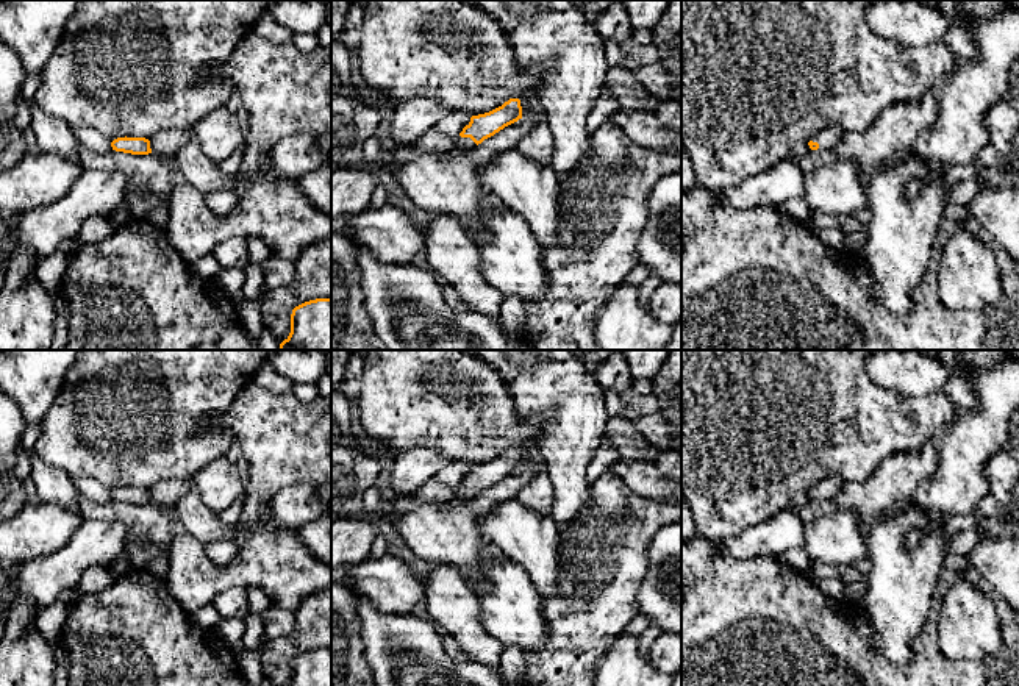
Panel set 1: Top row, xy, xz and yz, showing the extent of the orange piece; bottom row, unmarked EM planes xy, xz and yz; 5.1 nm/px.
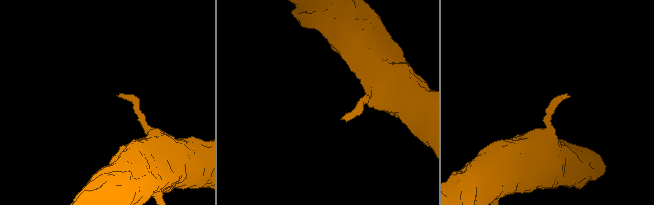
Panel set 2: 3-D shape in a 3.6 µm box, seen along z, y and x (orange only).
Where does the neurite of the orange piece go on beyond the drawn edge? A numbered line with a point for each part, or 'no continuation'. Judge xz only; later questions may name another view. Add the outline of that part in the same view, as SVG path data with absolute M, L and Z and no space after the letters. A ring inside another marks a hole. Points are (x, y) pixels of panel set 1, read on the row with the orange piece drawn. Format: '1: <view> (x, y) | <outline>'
1: xz (464, 144) | M461 138L456 144L455 148L452 148L449 153L452 156L458 156L461 155L463 152L467 152L470 148L474 148L477 144L470 139L470 138Z

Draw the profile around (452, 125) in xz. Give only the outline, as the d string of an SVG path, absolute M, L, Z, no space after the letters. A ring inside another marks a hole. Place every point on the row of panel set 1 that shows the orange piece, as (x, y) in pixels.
M450 113L444 117L434 130L442 136L458 136L466 125L469 125L470 116L467 113Z

